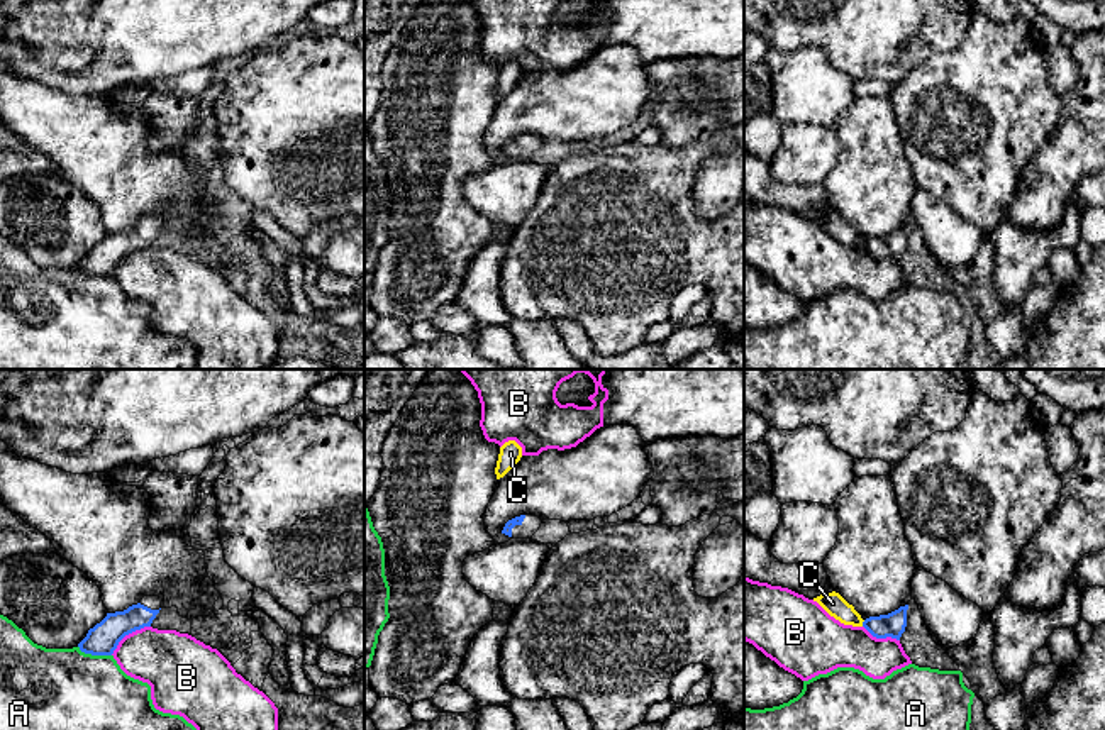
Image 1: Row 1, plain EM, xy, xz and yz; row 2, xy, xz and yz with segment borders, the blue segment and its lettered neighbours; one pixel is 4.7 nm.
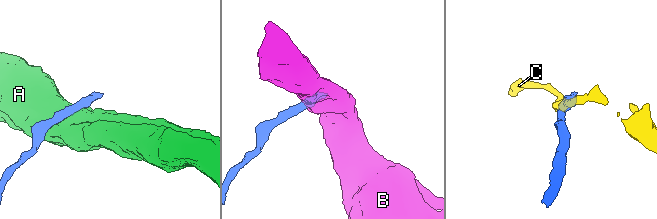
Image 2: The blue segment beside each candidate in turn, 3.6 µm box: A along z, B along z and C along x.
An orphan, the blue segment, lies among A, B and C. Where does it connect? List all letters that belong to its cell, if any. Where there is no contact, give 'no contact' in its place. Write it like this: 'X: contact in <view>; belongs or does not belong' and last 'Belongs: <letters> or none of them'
A: contact in xy; does not belong
B: contact in xy; does not belong
C: contact in yz; does not belong
Belongs: none of them

